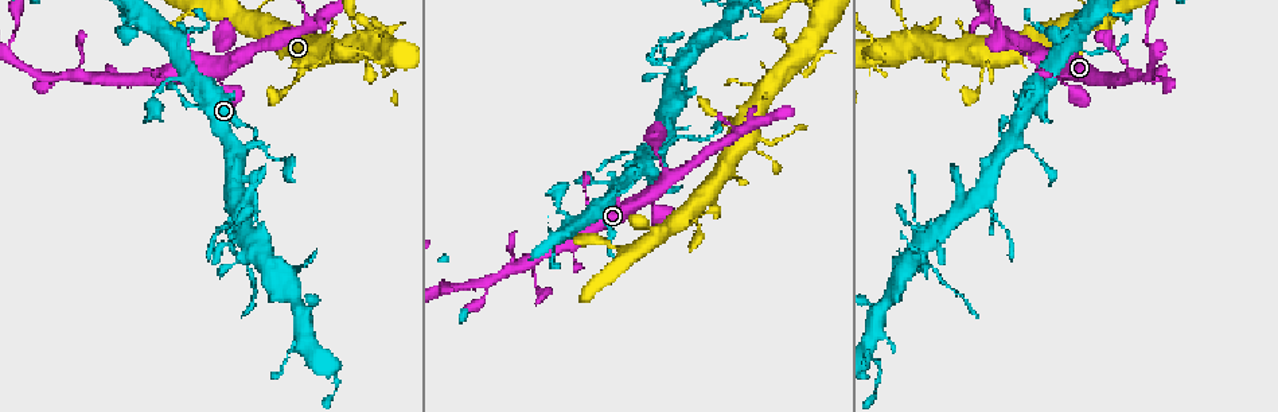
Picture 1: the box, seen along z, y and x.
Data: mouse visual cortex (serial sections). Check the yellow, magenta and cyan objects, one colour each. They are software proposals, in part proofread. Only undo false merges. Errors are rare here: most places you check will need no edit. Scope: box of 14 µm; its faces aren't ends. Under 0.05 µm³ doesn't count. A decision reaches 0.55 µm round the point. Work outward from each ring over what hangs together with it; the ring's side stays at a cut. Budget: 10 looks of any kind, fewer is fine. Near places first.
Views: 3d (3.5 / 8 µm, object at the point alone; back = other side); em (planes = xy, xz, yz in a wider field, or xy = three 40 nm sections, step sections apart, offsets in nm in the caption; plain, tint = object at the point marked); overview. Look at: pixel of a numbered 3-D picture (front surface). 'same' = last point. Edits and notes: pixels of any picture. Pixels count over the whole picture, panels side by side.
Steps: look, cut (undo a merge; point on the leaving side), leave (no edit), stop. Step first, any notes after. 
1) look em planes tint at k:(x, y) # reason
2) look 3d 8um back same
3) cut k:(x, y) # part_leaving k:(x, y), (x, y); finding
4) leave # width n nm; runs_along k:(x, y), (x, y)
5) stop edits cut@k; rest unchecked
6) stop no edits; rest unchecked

look em planes tint at 1:(697, 220) # sharp bend

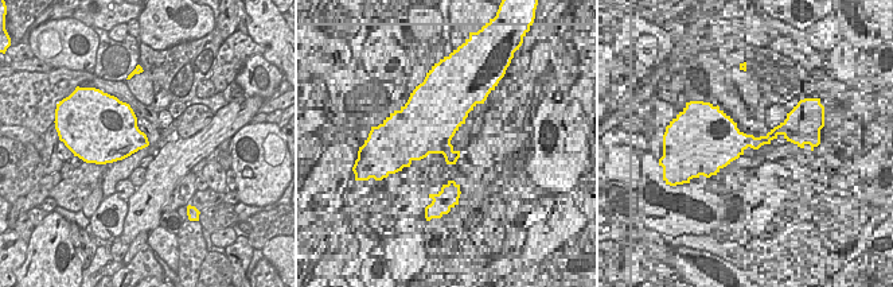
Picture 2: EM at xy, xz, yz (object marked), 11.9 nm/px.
look 3d 3.5um same # see where the arms go

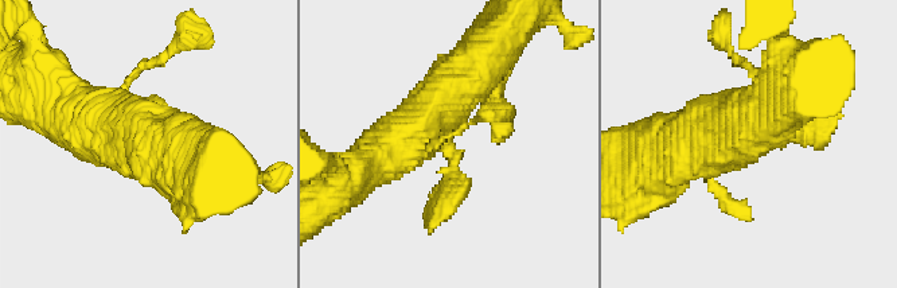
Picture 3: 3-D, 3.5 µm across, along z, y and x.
leave # one cell here

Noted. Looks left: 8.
look 3d 3.5um at 1:(1027, 147) # sudden change in width

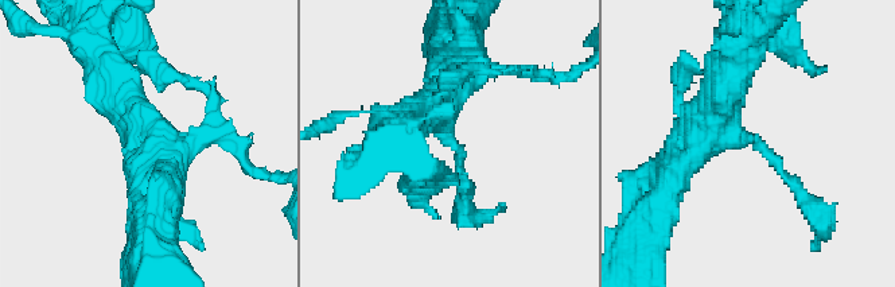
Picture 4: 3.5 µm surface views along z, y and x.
look em xy step 3 tint at 4:(760, 145) # need the tissue

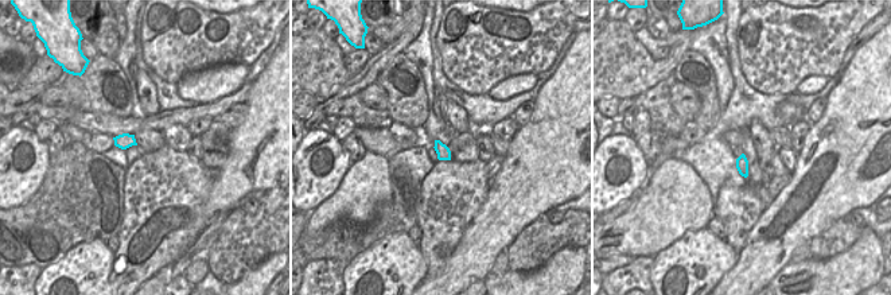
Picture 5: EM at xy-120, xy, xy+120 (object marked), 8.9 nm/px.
leave # runs_along 4:(726, 90), (712, 111), (761, 143), (816, 210); continuous, no second cell

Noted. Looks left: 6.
look 3d 3.5um at 1:(927, 221) # sharp bend

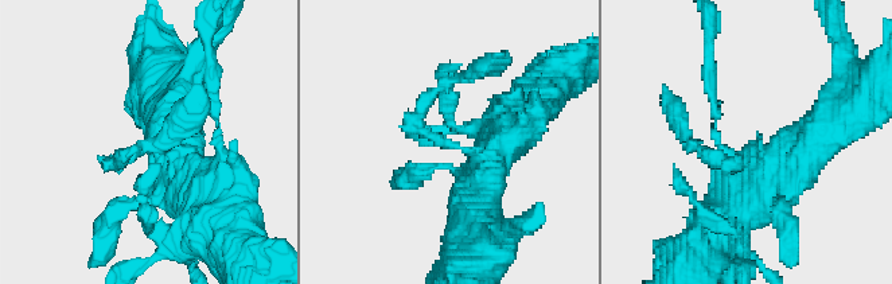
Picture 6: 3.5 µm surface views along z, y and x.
look em xy step 2 tint at 6:(441, 146) # shape alone is not enough

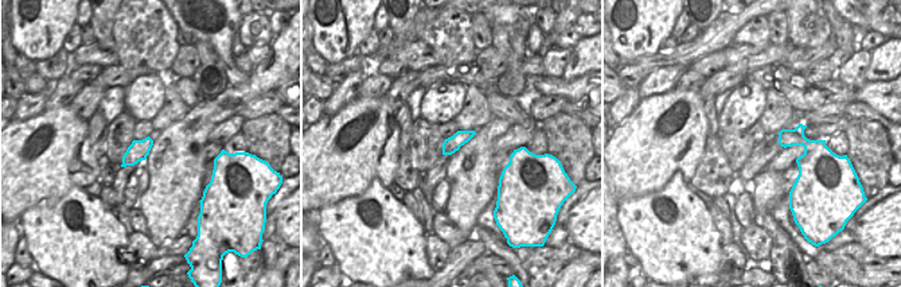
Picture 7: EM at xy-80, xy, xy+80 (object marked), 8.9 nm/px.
leave # arm_widths 150, 450 nm; runs_along 6:(479, 193), (475, 154), (417, 127), (443, 85); one cell here

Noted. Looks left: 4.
look 3d 3.5um at 1:(814, 9) # a narrow waist

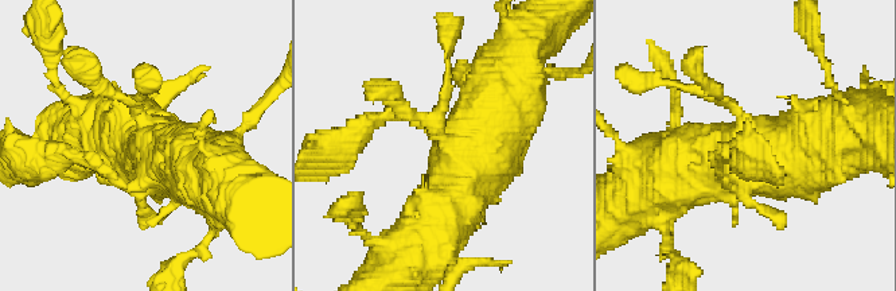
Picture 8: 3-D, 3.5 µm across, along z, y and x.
leave # runs_along 8:(429, 231), (513, 89); all the same cell

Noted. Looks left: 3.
stop no edits; rest unchecked

